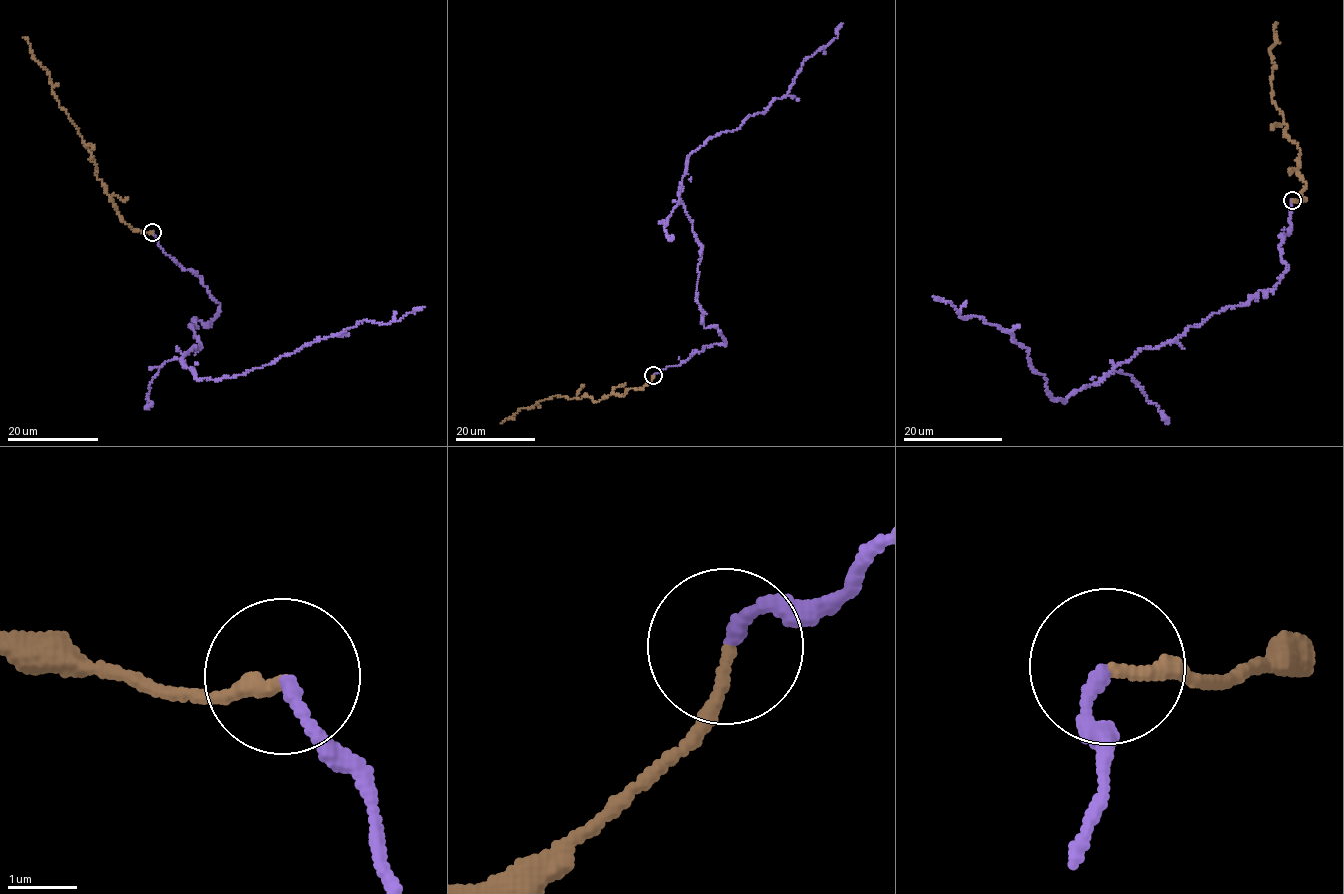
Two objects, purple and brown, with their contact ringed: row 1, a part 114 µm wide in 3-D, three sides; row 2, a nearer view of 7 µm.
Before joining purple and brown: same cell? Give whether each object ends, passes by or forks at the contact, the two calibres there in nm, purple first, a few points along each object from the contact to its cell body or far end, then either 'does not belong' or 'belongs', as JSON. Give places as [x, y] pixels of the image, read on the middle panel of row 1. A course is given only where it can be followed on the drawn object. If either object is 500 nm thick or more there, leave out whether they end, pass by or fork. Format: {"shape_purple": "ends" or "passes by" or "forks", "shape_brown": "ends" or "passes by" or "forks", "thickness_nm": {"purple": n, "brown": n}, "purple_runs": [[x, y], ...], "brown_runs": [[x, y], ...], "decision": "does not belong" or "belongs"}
{"shape_purple": "ends", "shape_brown": "ends", "thickness_nm": {"purple": 170, "brown": 170}, "purple_runs": [[653, 375], [726, 343], [696, 297], [701, 251], [679, 195], [688, 156], [786, 96], [841, 22]], "brown_runs": [[653, 375], [644, 386], [595, 402], [584, 394], [578, 399], [553, 396], [531, 408], [520, 408], [501, 423]], "decision": "belongs"}

